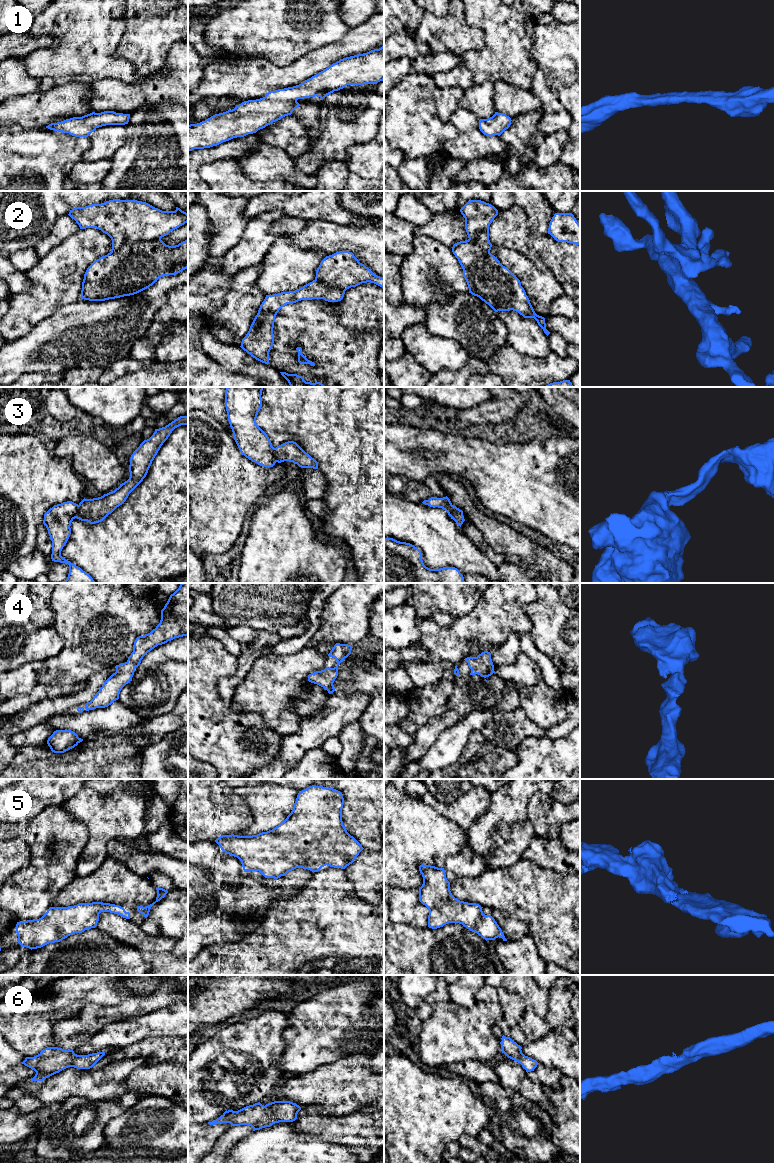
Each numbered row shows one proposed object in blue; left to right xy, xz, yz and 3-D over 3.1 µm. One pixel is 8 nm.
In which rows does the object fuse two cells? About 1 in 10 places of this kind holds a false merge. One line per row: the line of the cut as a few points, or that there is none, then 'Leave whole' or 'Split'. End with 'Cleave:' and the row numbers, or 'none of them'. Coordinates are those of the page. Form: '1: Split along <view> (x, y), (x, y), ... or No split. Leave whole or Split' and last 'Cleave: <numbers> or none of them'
1: No split. Leave whole
2: No split. Leave whole
3: No split. Leave whole
4: No split. Leave whole
5: No split. Leave whole
6: No split. Leave whole
Cleave: none of them

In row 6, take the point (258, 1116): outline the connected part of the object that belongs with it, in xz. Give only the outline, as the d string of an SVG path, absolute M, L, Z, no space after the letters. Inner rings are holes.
M274 1101L265 1106L258 1102L238 1111L226 1110L219 1118L208 1124L230 1123L231 1127L248 1125L255 1131L279 1122L293 1122L300 1110L299 1105L290 1101Z

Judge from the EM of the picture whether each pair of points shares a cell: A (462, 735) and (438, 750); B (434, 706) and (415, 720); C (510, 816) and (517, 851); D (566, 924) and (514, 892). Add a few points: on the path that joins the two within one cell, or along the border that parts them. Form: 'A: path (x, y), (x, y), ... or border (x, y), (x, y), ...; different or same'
A: path (456, 738), (444, 750); same
B: path (429, 706), (420, 715); same
C: path (507, 825), (509, 832), (516, 839), (516, 842); same
D: path (553, 911), (539, 897), (527, 892); same

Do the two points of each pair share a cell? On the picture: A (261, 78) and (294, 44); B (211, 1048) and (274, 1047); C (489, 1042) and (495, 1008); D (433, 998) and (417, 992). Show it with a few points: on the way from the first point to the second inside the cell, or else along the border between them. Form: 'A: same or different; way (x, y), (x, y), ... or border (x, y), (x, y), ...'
A: different; border (262, 58), (280, 66), (298, 59)
B: same; way (227, 1042), (258, 1040)
C: same; way (486, 1034), (487, 1016)
D: different; border (436, 985), (423, 1000)

